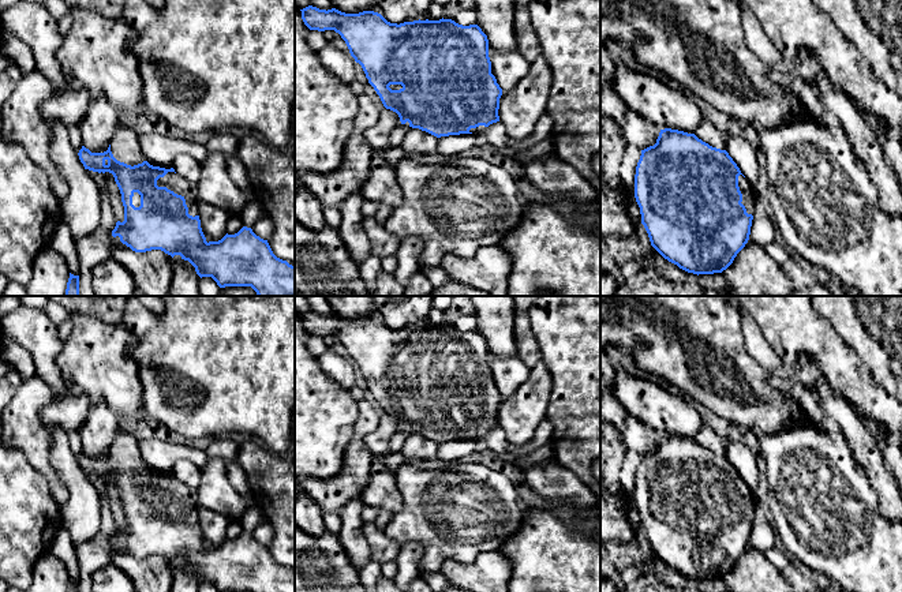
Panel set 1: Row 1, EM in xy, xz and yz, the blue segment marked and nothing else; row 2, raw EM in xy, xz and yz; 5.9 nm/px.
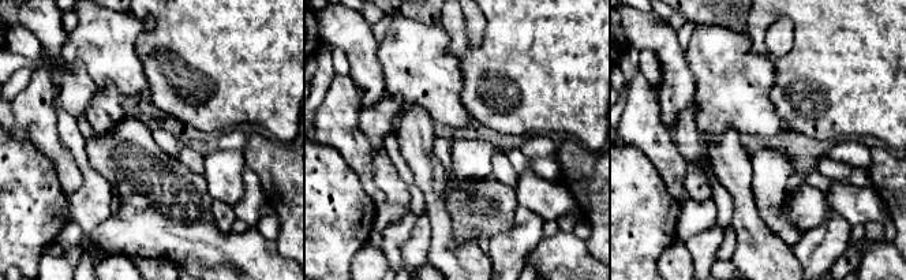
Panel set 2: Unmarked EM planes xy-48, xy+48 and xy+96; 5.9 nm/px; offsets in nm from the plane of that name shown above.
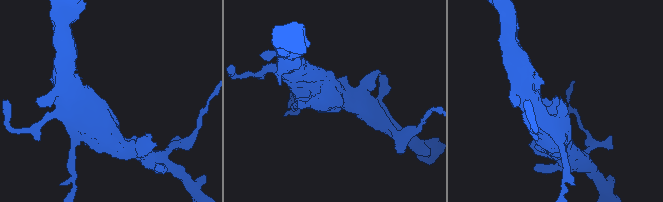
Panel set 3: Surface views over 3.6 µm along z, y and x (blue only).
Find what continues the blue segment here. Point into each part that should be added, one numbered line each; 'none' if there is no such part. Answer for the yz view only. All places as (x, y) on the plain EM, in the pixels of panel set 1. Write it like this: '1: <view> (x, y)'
1: yz (749, 505)

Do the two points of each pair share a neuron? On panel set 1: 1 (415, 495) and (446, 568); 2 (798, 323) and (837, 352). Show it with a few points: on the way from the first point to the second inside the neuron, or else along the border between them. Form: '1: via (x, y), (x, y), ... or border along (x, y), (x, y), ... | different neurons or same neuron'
1: border along (475, 558), (471, 562), (446, 559), (438, 570) | different neurons
2: via (808, 333), (827, 347) | same neuron

